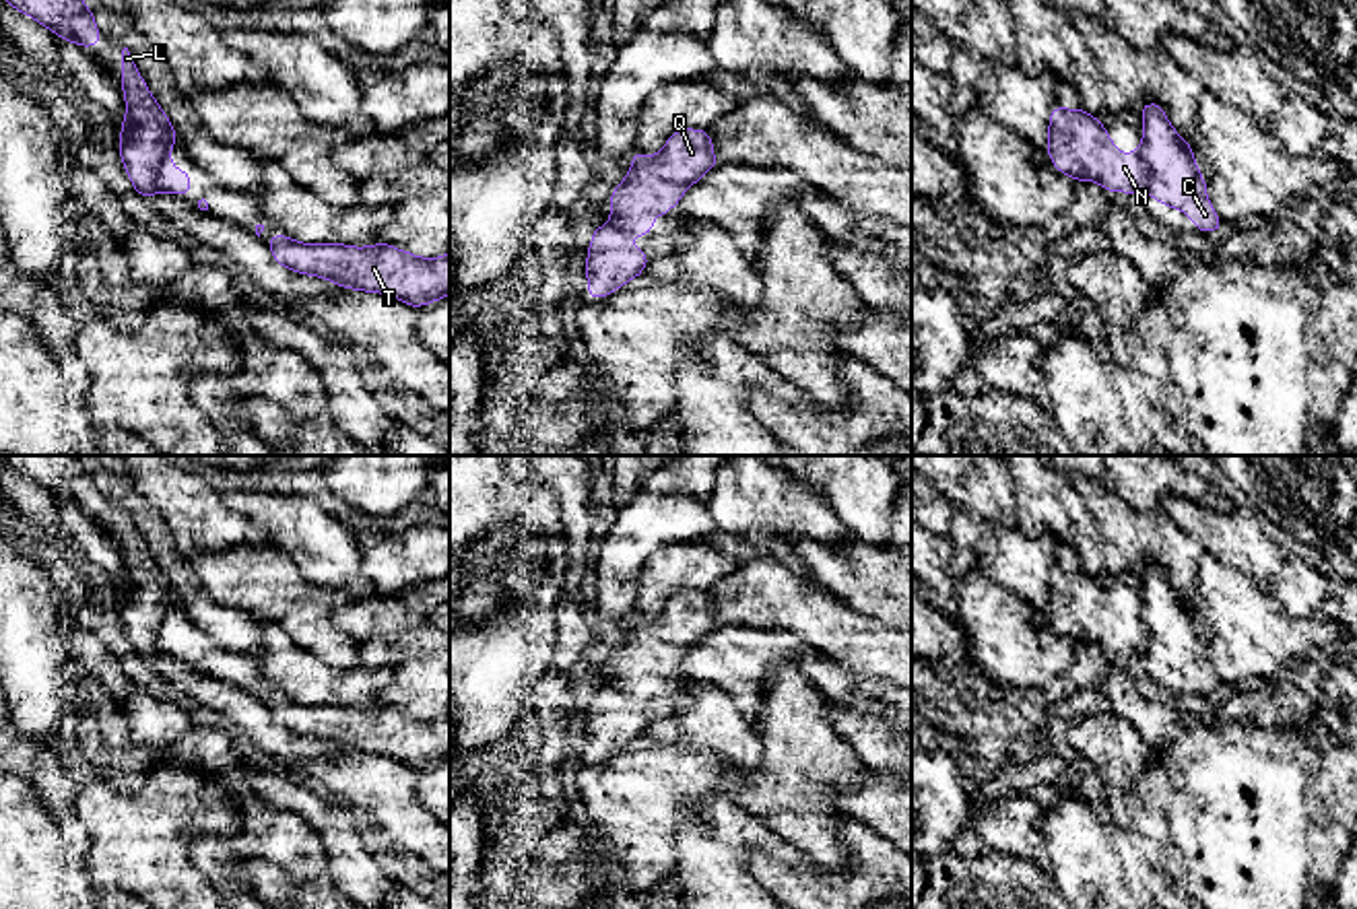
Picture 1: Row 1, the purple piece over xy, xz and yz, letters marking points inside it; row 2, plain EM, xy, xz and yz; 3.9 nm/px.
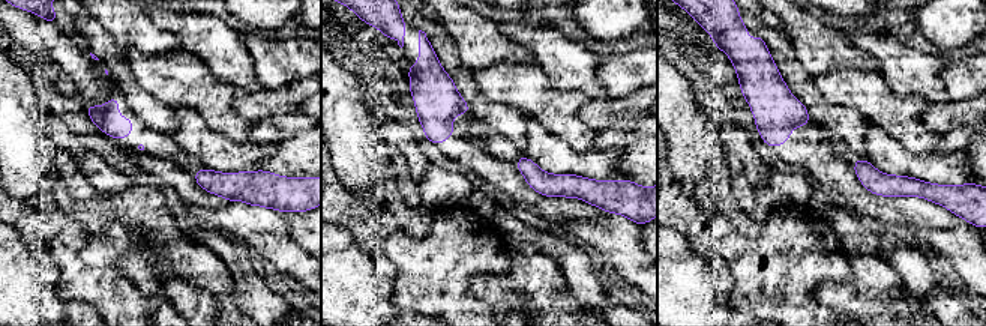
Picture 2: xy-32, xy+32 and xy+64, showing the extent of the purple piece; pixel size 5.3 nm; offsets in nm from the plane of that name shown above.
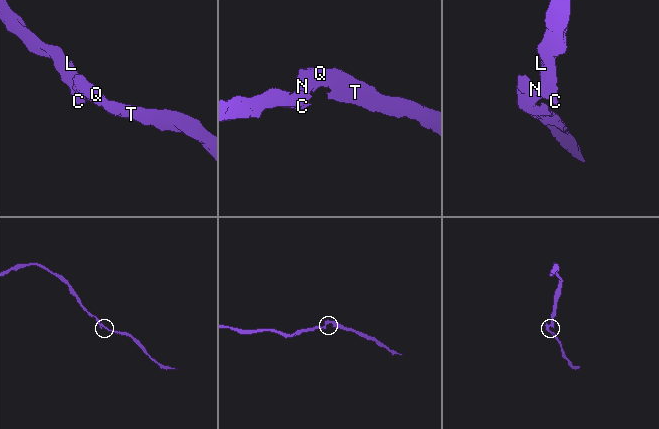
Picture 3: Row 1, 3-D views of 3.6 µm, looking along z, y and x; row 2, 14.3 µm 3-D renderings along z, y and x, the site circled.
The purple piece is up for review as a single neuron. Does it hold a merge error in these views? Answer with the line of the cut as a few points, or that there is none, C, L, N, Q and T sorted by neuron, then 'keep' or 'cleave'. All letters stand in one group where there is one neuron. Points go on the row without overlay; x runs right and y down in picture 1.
yz (1141, 604), (1147, 652) | C L / N Q T | cleave

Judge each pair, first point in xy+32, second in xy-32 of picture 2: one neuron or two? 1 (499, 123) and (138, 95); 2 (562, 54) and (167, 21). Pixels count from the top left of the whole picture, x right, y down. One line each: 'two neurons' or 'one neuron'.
1: one neuron
2: one neuron

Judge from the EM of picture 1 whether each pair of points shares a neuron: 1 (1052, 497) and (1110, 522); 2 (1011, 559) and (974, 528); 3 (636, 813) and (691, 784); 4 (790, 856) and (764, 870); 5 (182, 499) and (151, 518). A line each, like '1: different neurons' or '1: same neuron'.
1: different neurons
2: same neuron
3: same neuron
4: different neurons
5: different neurons

